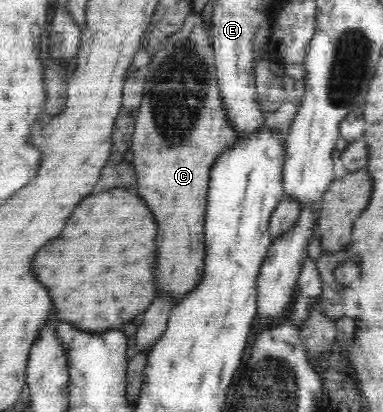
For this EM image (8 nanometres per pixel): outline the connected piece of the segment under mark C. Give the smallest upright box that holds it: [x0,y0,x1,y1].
[132,25,239,303]

